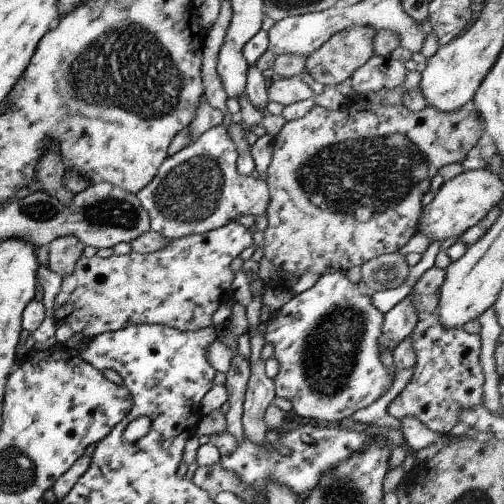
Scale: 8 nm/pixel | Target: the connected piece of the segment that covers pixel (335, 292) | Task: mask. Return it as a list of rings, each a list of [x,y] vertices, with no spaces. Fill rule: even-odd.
[[[345,271],[323,274],[316,281],[309,290],[294,295],[274,312],[271,322],[261,331],[262,342],[273,345],[272,358],[278,362],[278,372],[271,378],[275,396],[289,400],[293,412],[301,418],[346,422],[353,412],[381,398],[393,382],[393,372],[379,360],[377,338],[381,335],[383,315],[367,294],[347,280]]]

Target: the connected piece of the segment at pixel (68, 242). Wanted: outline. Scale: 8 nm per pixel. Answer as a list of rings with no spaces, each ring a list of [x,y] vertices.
[[[71,234],[51,240],[48,244],[47,266],[49,270],[55,272],[60,278],[71,274],[83,247],[83,244]]]

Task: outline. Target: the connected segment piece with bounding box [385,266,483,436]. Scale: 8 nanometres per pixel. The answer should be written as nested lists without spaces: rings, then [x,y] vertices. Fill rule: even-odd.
[[[433,266],[421,276],[409,294],[418,315],[416,328],[409,336],[416,362],[410,380],[389,402],[385,411],[399,420],[405,416],[418,418],[429,430],[447,436],[458,423],[461,410],[481,403],[483,373],[478,360],[480,337],[467,334],[462,328],[446,330],[438,324],[436,305],[443,278],[444,272]]]

